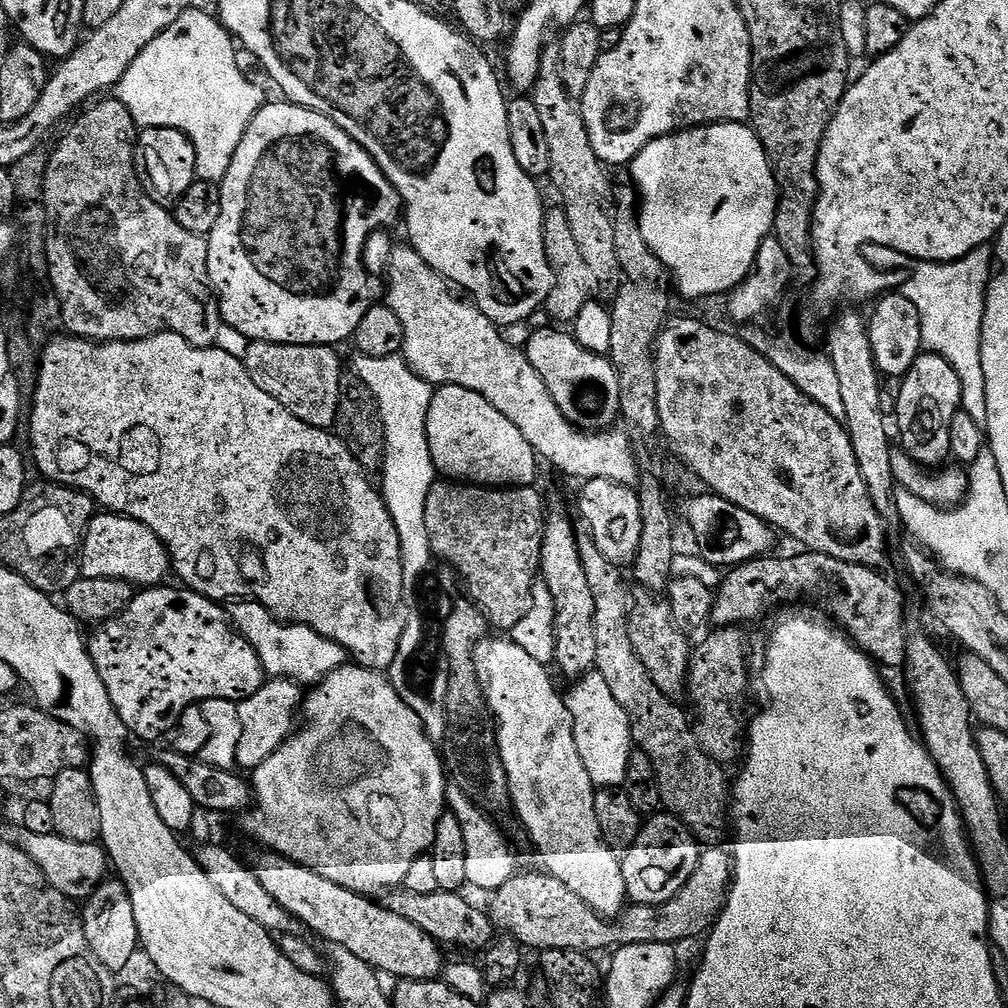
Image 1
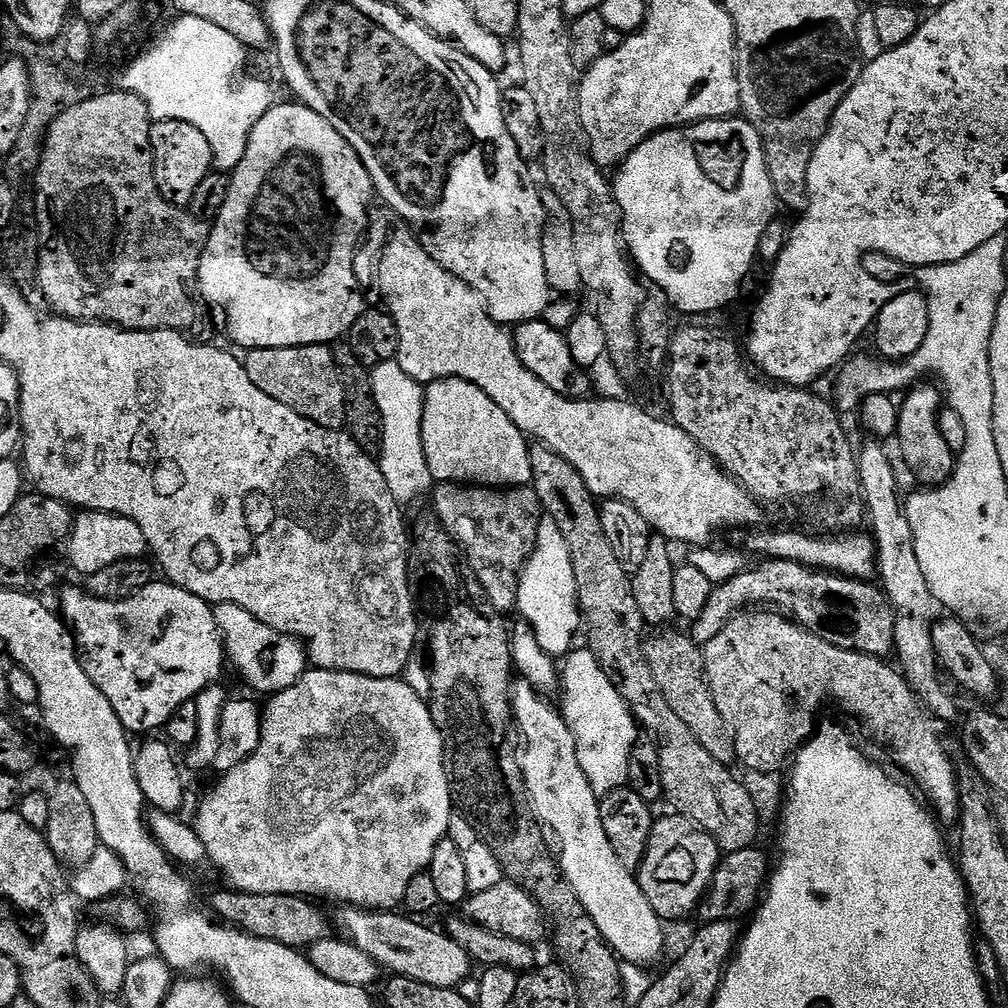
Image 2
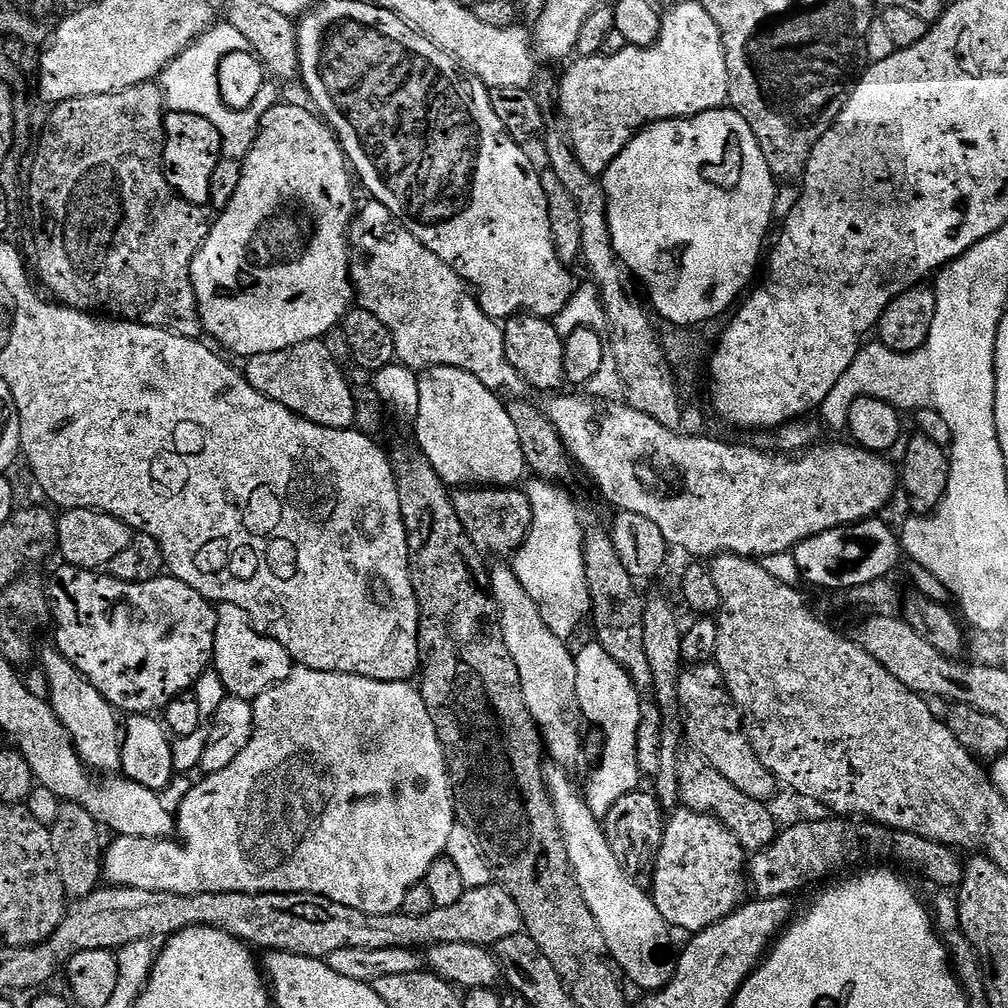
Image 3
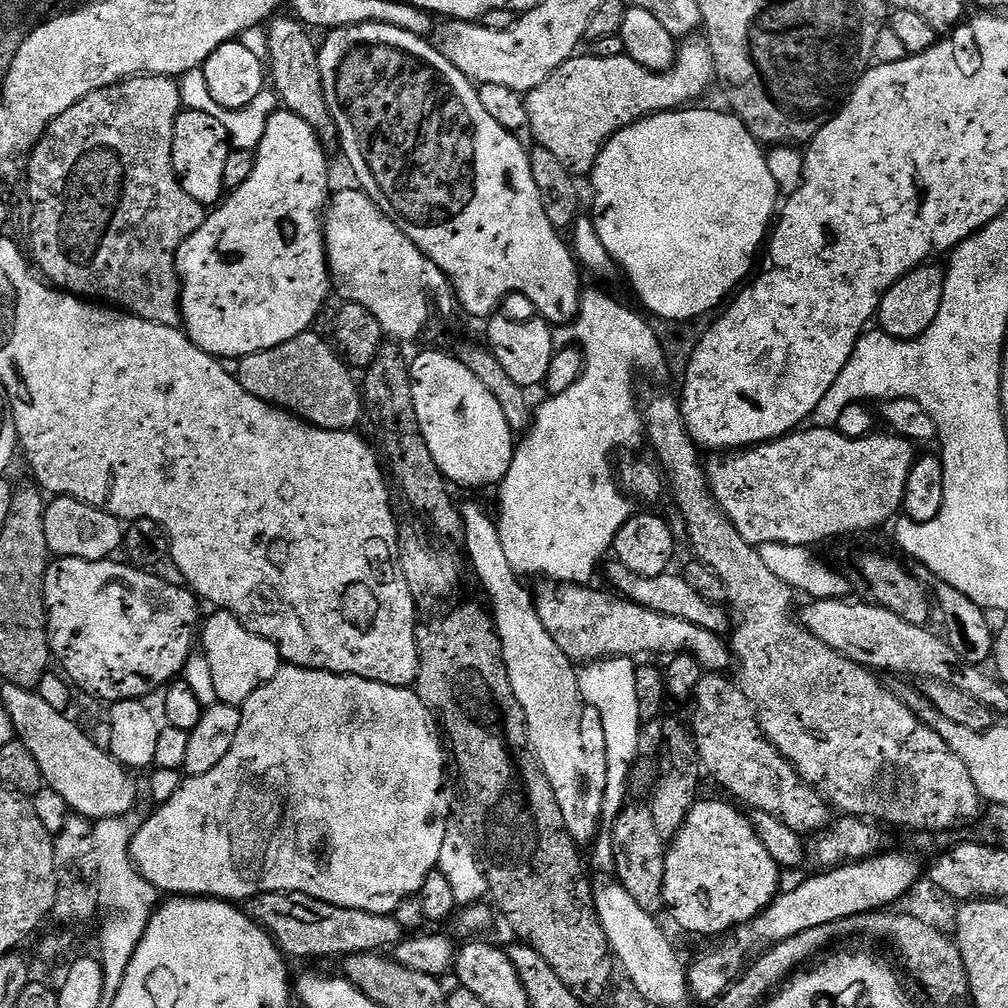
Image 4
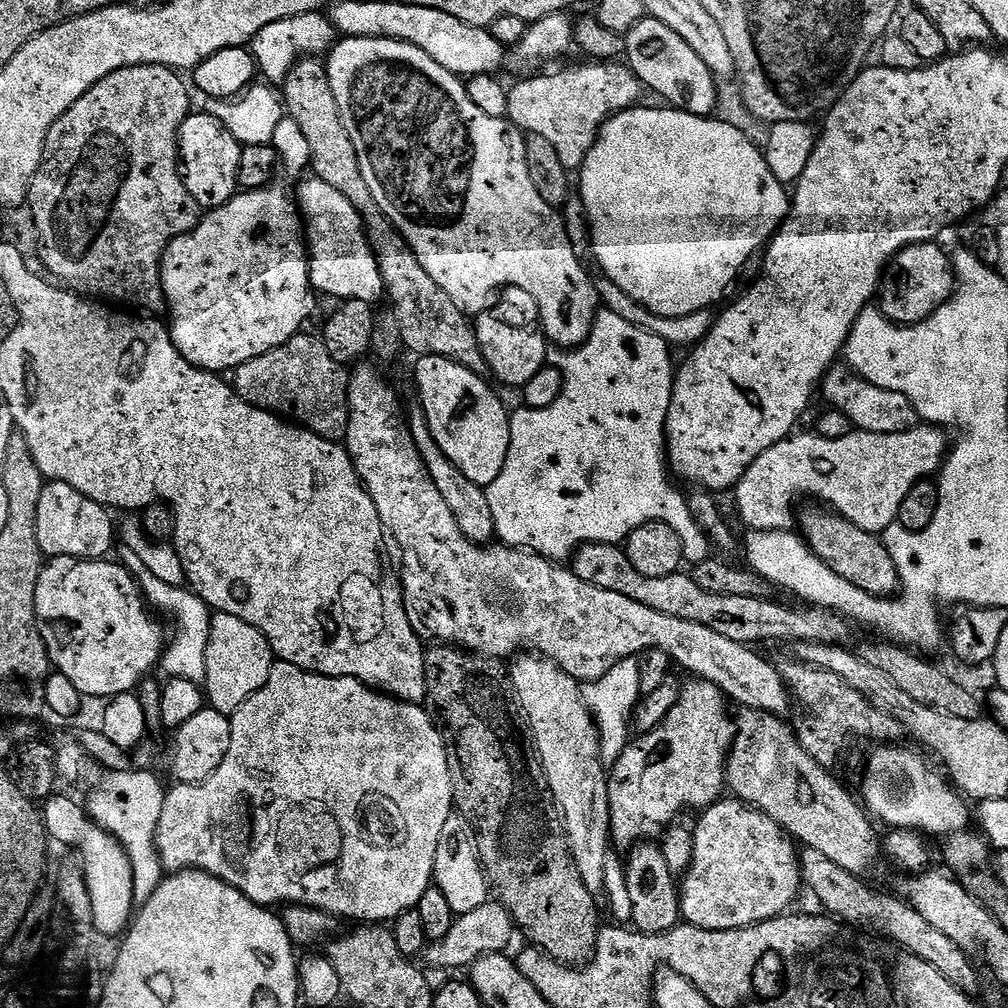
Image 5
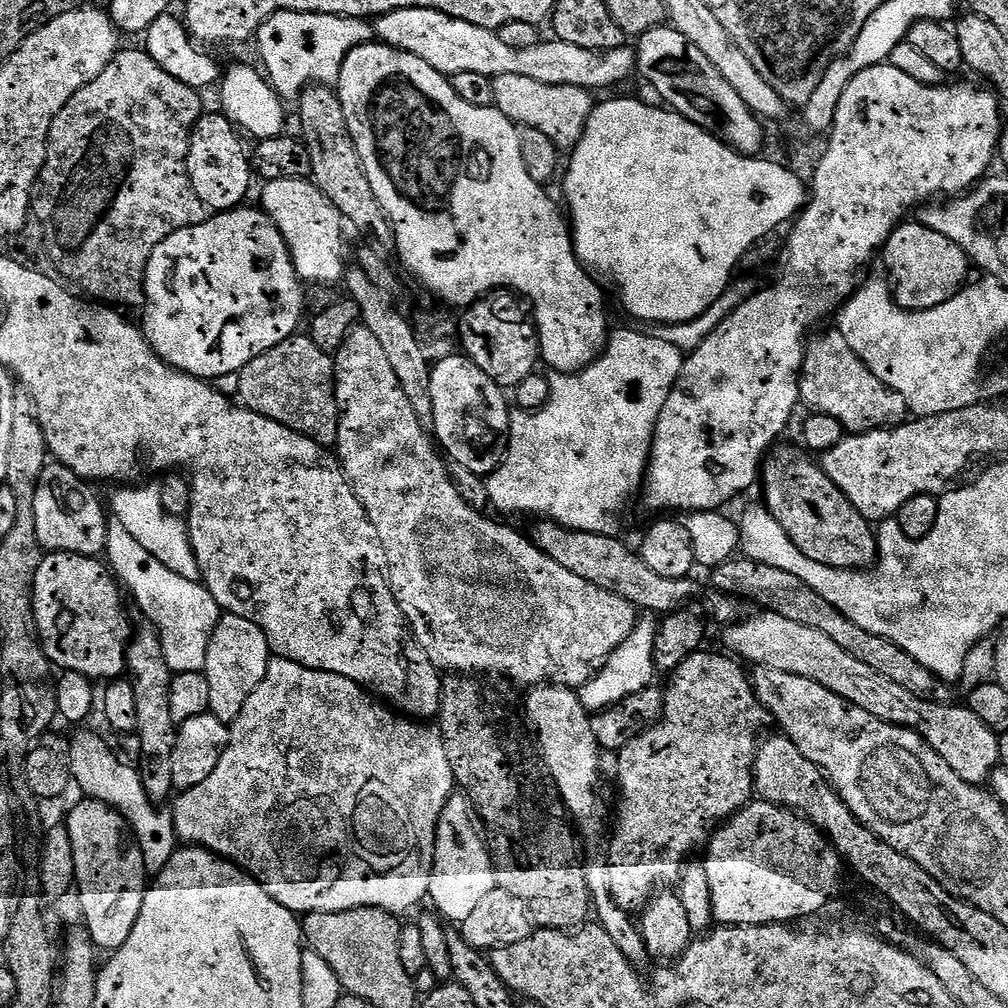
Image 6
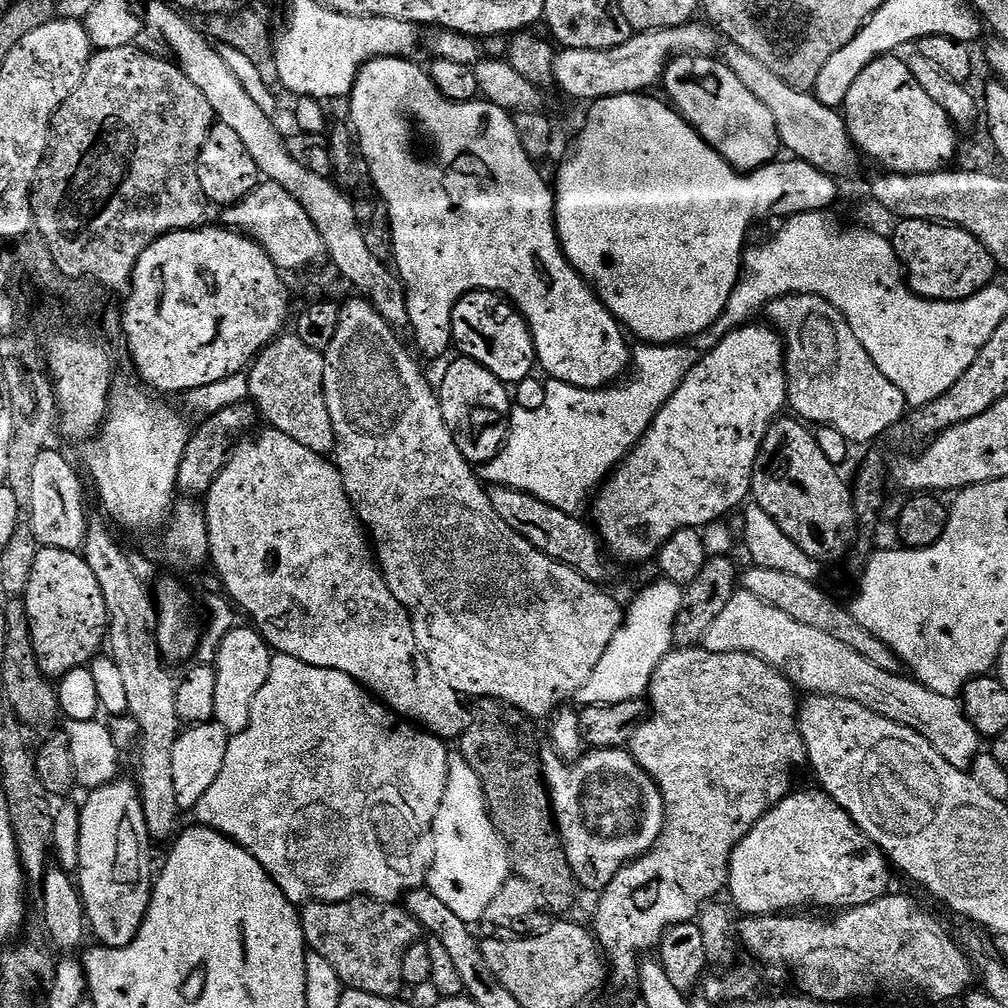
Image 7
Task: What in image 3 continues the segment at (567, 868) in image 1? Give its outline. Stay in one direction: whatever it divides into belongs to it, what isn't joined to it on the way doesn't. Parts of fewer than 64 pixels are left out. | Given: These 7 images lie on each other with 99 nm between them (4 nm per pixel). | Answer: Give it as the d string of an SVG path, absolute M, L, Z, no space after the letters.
M552 766L545 771L544 782L548 786L548 792L552 796L552 805L556 811L556 817L560 823L560 835L566 846L568 861L572 867L572 877L580 888L580 896L586 906L590 906L590 914L598 922L602 930L602 938L606 938L606 946L611 959L615 960L616 967L620 969L625 977L628 976L643 990L659 990L668 982L670 975L670 956L668 960L668 935L670 929L668 924L658 914L658 906L654 906L651 895L639 888L633 877L627 876L624 868L614 858L614 850L610 850L608 839L604 833L601 821L590 810L588 801L583 795L576 793L568 784L568 777L559 767Z

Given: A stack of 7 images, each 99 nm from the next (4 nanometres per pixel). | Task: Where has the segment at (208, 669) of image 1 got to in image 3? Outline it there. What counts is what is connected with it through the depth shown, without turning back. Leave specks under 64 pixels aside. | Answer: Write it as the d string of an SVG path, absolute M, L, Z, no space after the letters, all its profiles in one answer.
M60 566L60 569L49 580L46 580L46 604L47 600L49 606L52 607L52 620L56 623L55 647L91 682L98 690L98 694L102 694L102 698L106 698L106 702L111 704L117 713L152 714L163 709L164 705L170 703L180 693L189 691L200 677L200 673L212 664L214 634L216 633L216 617L213 609L210 607L209 601L204 600L202 594L198 594L198 590L190 590L190 586L186 586L186 582L177 580L171 574L161 574L155 576L153 580L131 584L122 582L100 570Z

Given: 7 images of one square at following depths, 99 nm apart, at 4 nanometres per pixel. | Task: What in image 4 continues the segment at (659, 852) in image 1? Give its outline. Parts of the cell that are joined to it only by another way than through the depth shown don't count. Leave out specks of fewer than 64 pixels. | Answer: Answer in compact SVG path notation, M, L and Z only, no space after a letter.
M697 799L686 818L684 828L667 845L664 857L664 908L682 931L693 932L696 936L719 937L731 933L741 924L750 922L763 908L770 906L782 888L782 869L770 850L762 846L762 838L758 838L753 830L751 819L747 815L743 816L735 803L724 800Z

